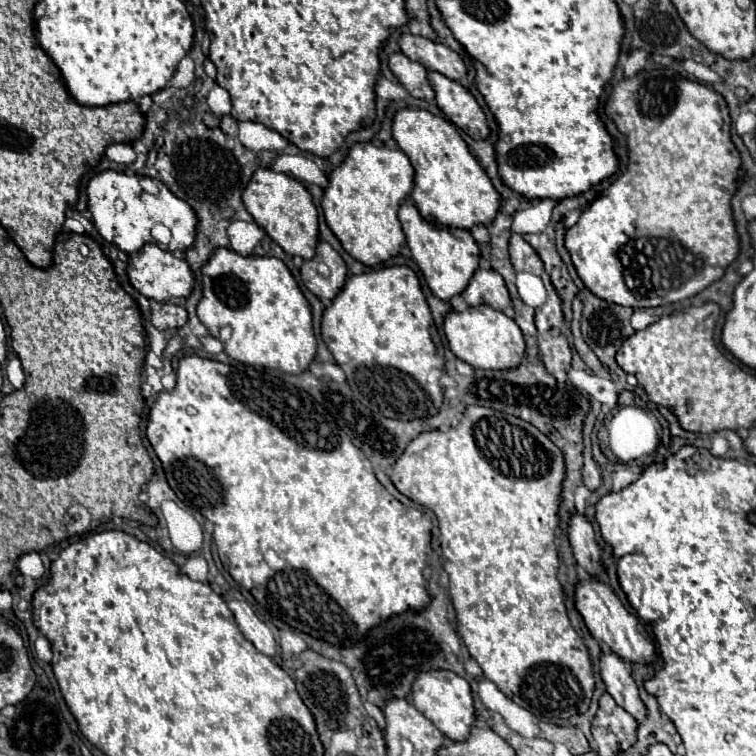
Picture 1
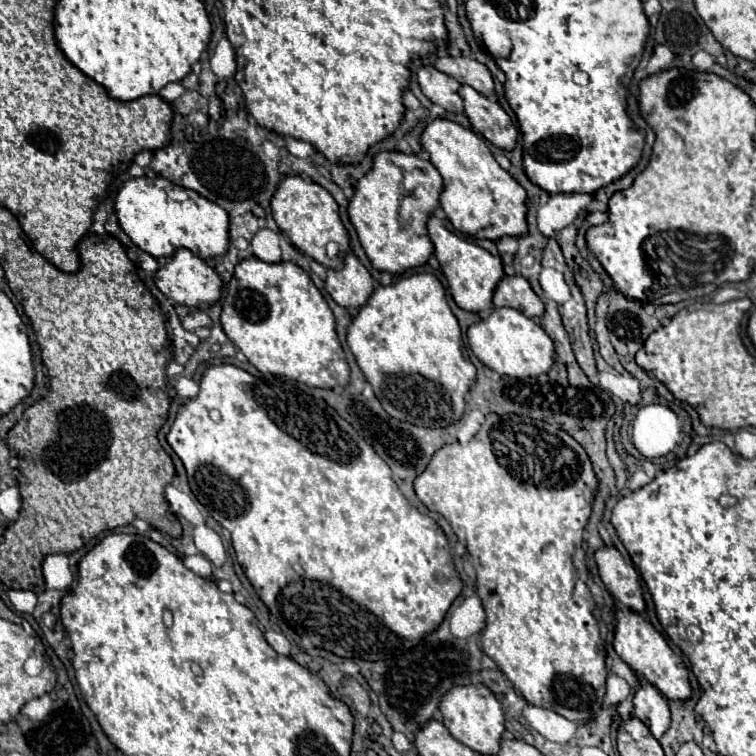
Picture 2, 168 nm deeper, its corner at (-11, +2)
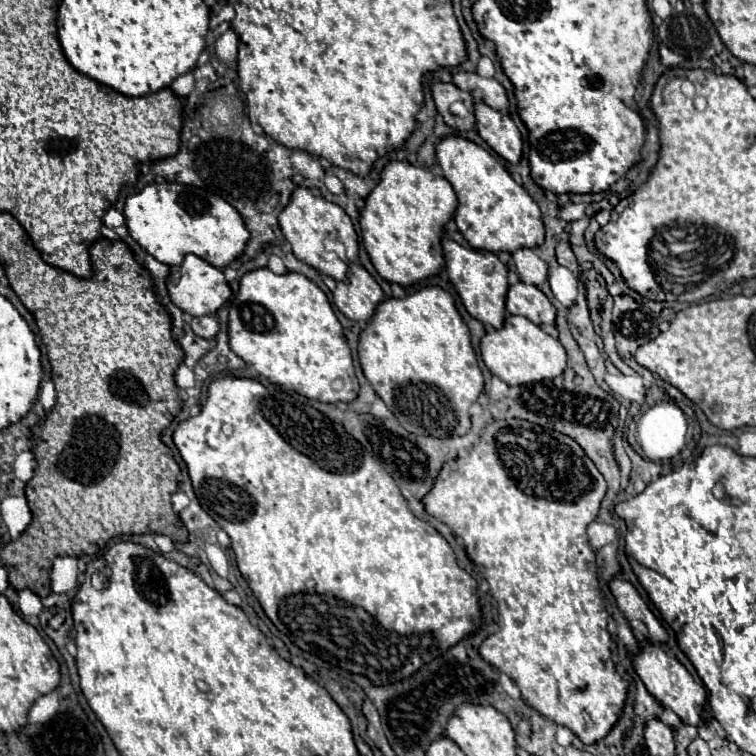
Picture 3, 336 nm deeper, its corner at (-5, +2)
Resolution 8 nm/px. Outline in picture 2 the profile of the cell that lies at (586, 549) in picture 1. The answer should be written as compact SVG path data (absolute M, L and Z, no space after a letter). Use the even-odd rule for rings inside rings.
M604 547L596 551L596 563L600 577L606 589L630 611L642 613L646 611L646 603L642 597L642 587L638 581L638 573L632 565L624 563L622 555L616 547Z

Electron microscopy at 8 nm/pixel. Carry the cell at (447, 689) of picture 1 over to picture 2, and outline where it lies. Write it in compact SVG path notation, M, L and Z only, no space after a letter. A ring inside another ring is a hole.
M468 685L454 687L440 701L440 713L444 717L444 725L452 733L454 739L470 747L480 755L496 755L500 751L502 735L504 735L504 711L494 693L484 685Z

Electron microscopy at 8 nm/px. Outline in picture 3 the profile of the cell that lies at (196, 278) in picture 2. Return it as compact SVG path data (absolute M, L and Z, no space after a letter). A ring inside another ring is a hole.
M186 255L182 265L178 269L170 271L170 275L166 277L166 287L170 291L172 303L176 307L180 307L184 313L190 313L196 317L198 315L214 315L232 295L226 279L224 279L224 273L196 255Z

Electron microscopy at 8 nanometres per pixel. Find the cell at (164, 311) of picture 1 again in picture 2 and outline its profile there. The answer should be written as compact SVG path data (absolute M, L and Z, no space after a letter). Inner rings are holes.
M192 311L192 313L188 313L182 319L182 323L184 323L184 329L188 329L188 331L196 331L200 327L208 327L208 329L212 327L212 321L210 321L210 317L204 311Z

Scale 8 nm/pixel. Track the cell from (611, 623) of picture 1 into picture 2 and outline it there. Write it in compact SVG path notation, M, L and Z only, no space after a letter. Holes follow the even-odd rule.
M616 611L616 635L614 635L614 649L620 655L622 661L626 661L636 673L642 673L642 677L652 683L666 699L670 701L686 701L692 697L692 687L688 679L688 669L682 661L682 657L676 657L666 639L638 613L632 611Z

